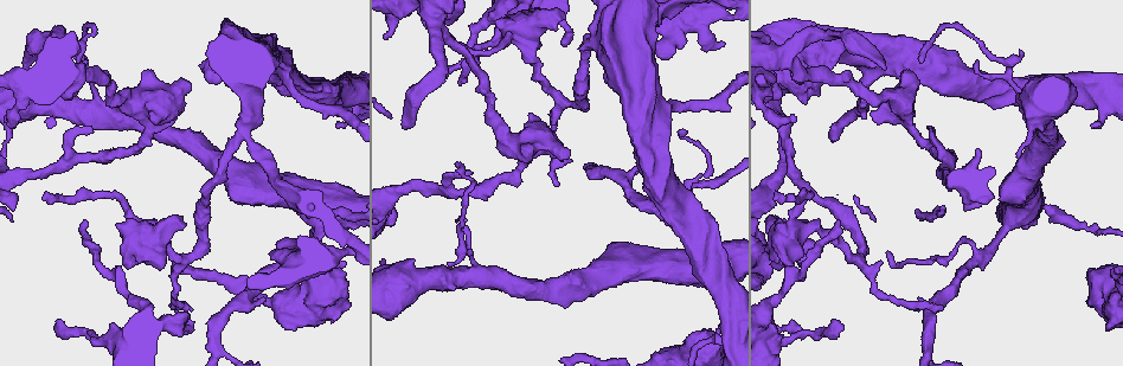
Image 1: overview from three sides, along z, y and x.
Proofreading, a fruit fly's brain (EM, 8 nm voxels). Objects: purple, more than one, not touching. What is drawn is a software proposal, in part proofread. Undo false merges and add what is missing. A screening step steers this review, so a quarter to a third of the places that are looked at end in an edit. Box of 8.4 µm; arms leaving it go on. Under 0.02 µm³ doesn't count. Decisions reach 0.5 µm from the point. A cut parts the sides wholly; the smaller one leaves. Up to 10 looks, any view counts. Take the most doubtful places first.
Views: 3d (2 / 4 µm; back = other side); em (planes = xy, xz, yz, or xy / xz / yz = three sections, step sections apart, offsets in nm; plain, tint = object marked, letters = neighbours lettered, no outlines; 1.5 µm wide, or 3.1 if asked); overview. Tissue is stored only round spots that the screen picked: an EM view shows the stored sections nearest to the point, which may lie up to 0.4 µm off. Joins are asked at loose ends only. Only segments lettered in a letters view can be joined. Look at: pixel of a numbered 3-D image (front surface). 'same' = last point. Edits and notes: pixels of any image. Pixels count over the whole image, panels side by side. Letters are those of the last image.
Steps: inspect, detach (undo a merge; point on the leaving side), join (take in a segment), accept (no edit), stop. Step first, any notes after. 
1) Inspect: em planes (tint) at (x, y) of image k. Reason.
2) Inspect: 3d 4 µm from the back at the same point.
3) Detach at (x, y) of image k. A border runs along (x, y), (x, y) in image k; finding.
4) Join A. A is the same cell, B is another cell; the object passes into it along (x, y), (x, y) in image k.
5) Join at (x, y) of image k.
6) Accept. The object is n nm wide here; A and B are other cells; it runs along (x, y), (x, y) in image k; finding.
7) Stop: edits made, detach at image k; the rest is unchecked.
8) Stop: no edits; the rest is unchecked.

Inspect: em xz step 4 (tint) at (270, 252) of image 1. Free end.

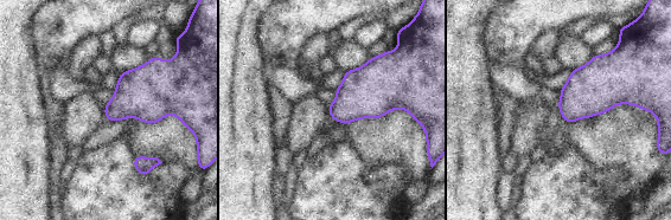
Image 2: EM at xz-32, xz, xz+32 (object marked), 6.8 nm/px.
Inspect: em planes (letters) at the same point.

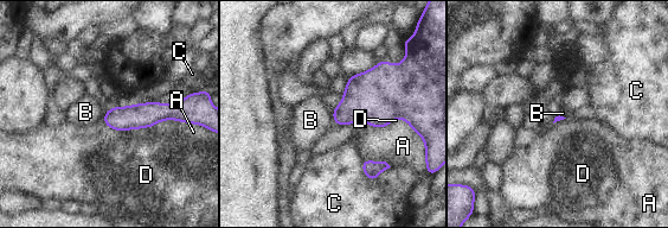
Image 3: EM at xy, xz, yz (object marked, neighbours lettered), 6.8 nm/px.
Accept. A, B, C and D are other cells; none of them fits.

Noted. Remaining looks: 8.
Inspect: 3d 2 µm at (421, 18) of image 1. Free end.

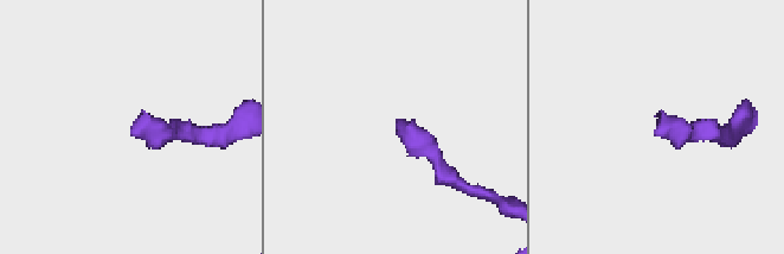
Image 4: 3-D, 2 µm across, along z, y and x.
Inspect: em planes (letters) at (135, 136) of image 4. Need the tissue.

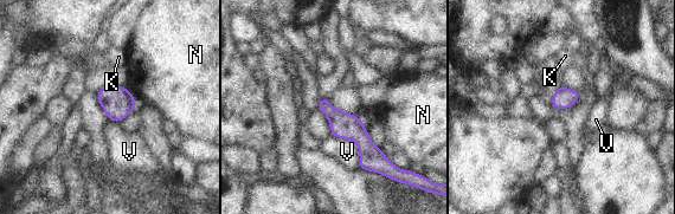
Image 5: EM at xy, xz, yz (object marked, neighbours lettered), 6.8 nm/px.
Accept. The object is 140 nm wide here; K, N and V are other cells; it runs along (321, 102), (377, 153) in image 5; no lettered segment goes on from it.

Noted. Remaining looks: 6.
Inspect: 3d 4 µm at (917, 299) of image 1. Branch stops here.

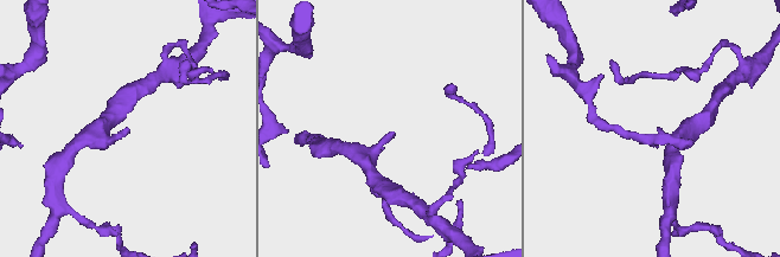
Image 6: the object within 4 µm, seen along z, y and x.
Inspect: em planes (tint) at (660, 129) of image 6. Need the tissue.

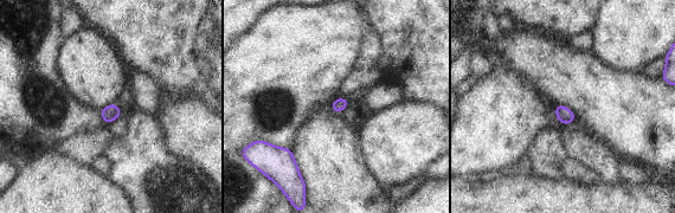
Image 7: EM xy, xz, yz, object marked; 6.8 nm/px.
Inspect: em planes (letters) at the same point. What lies round it.

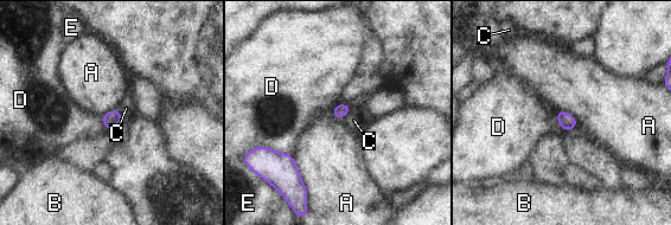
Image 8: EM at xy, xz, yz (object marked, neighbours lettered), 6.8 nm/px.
Join at (353, 120) of image 8. C is the same cell, A, B, D and E are other cells; the object passes into it along (340, 110), (346, 113), (353, 120) in image 8; the neuron continues.

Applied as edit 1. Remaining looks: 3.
Inspect: 3d 2 µm from the back at (982, 259) of image 1.

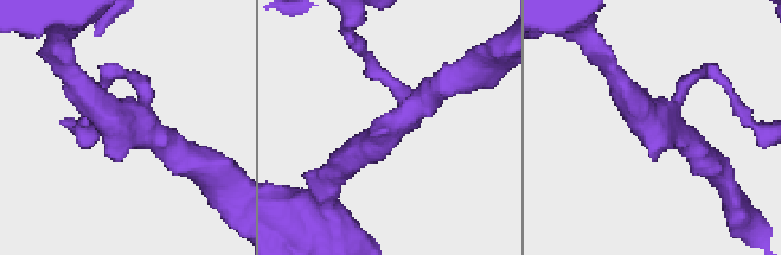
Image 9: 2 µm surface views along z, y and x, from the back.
Inspect: em planes (letters) at (655, 124) of image 9. 3 arms meet here.

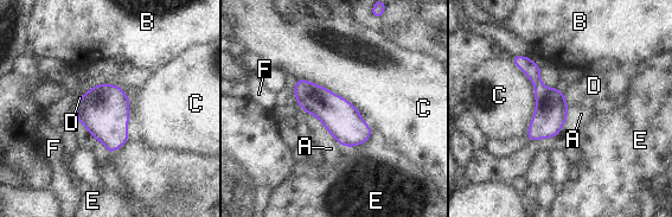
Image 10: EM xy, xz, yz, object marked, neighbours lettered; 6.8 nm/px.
Accept. A, B, C, D, E and F are other cells; all the same neuron.

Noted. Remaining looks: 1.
Stop: edits made, join at image 8; the rest is unchecked.

